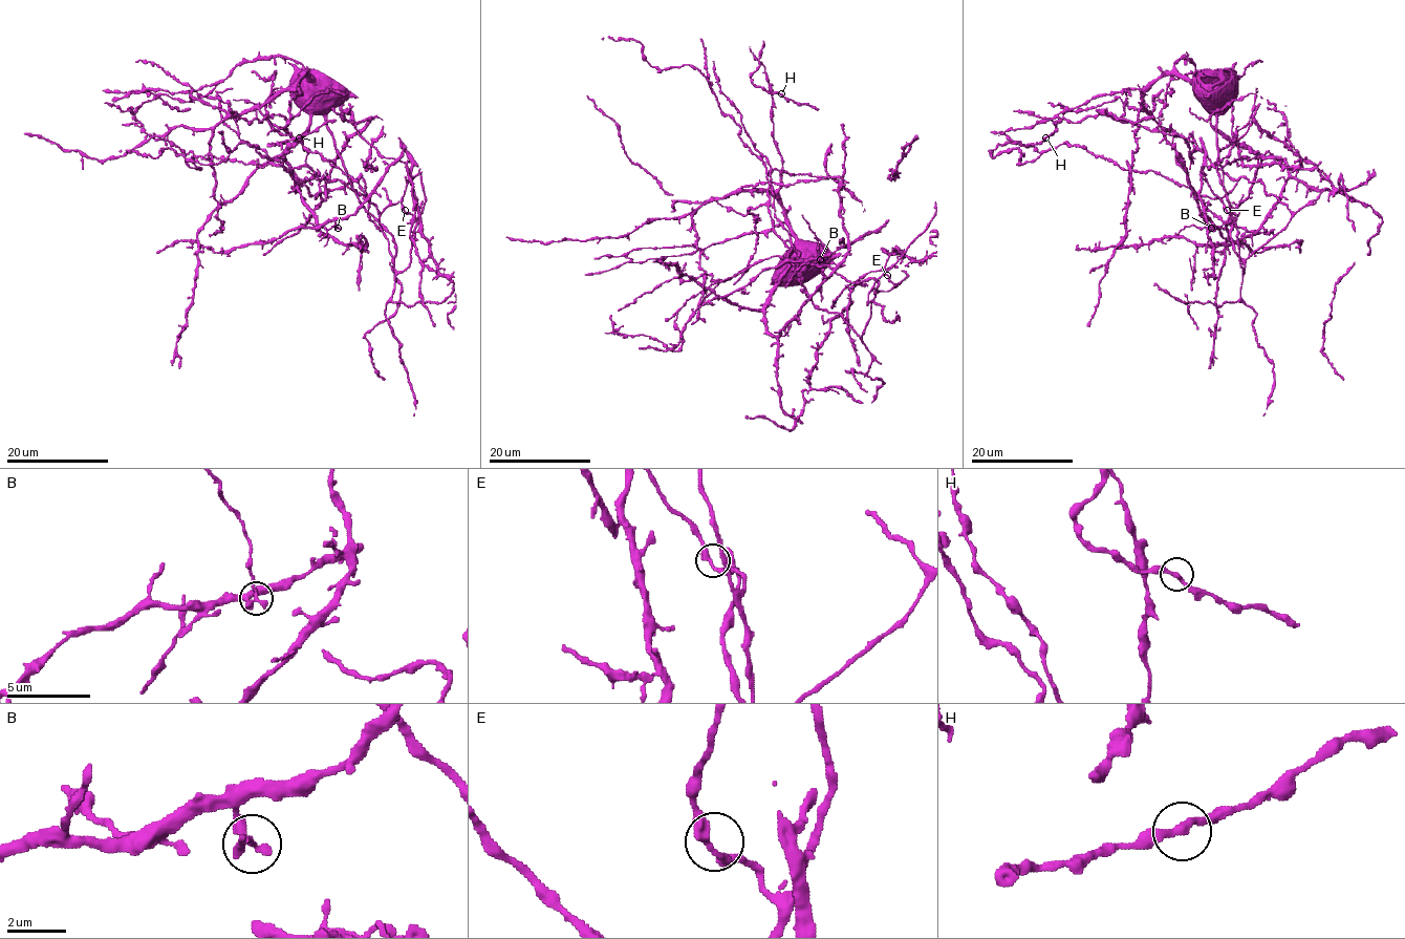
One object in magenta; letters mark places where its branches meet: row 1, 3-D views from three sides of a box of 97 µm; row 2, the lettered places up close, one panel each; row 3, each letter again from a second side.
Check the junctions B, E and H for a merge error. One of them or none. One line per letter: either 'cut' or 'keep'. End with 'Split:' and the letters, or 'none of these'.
B: cut
E: keep
H: keep
Split: B

